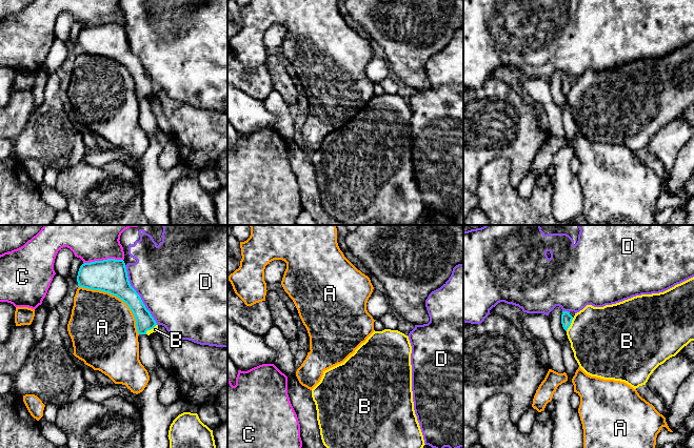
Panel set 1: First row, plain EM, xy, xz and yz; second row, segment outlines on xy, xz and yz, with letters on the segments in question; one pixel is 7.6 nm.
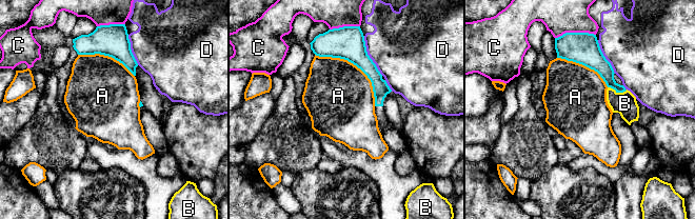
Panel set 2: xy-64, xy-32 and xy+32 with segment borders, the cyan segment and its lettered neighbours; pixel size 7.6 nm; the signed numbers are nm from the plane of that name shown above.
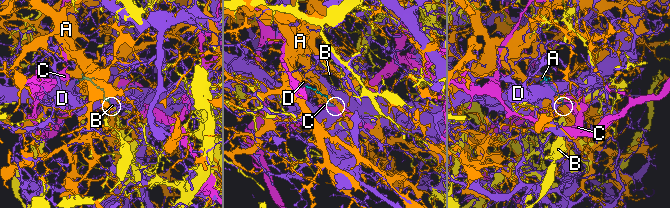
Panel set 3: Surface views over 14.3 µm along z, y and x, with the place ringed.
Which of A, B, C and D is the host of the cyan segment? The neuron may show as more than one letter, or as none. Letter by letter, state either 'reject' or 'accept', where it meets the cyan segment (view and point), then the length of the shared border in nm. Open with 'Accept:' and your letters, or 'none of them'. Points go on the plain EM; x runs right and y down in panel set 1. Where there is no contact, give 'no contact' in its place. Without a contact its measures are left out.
Accept: none of them
A: reject | xy (117, 61) | 600 nm
B: reject | yz (570, 88) | 120 nm
C: reject | xy (103, 24) | 300 nm
D: reject | xy (138, 59) | 500 nm

